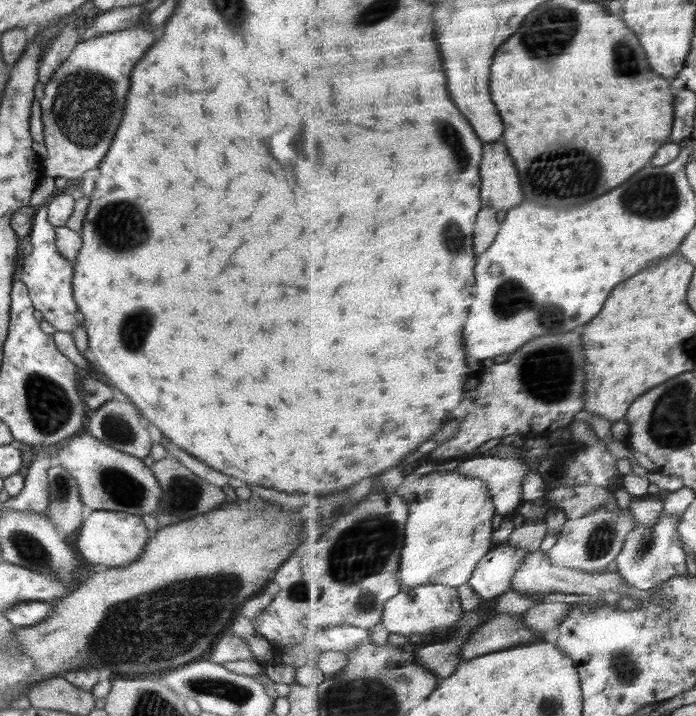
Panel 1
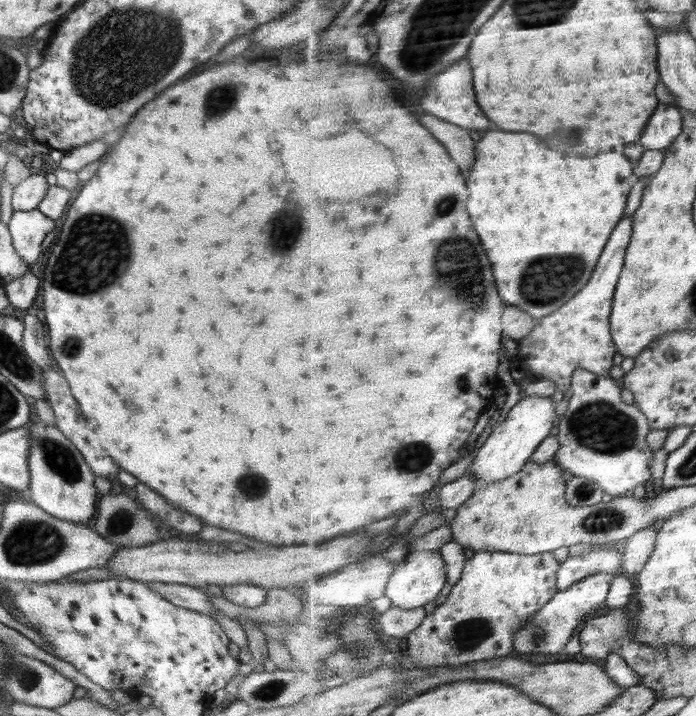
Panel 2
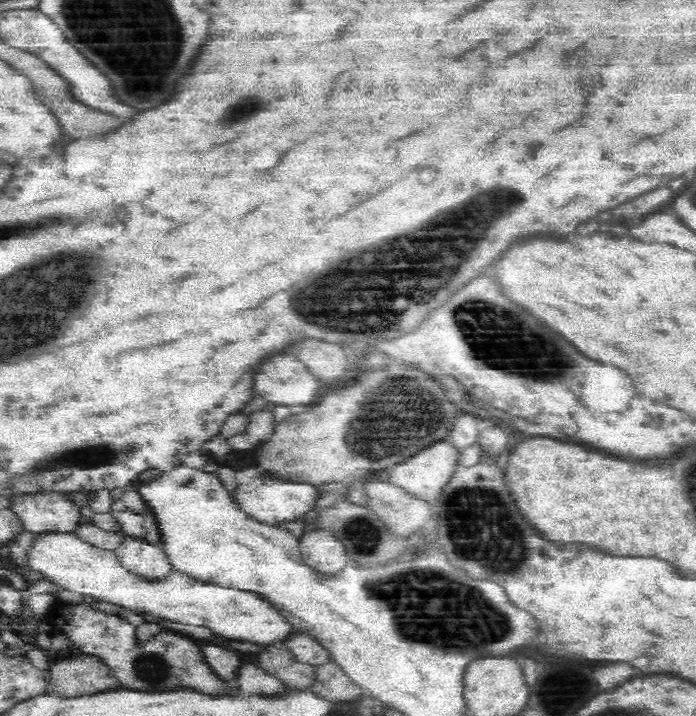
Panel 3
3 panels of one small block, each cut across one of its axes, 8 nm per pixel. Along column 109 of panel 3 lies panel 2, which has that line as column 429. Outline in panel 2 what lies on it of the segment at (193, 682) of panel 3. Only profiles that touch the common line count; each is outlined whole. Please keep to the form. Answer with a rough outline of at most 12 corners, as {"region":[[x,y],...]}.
{"region":[[480,551],[409,633],[418,668],[515,653],[563,564]]}

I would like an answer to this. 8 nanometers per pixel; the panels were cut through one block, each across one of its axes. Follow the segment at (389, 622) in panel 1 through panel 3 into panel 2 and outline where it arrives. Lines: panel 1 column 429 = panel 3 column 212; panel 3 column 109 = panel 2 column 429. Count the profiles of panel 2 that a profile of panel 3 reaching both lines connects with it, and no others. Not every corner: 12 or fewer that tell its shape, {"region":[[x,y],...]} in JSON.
{"region":[[440,550],[413,551],[386,595],[394,606],[420,610],[448,586]]}

